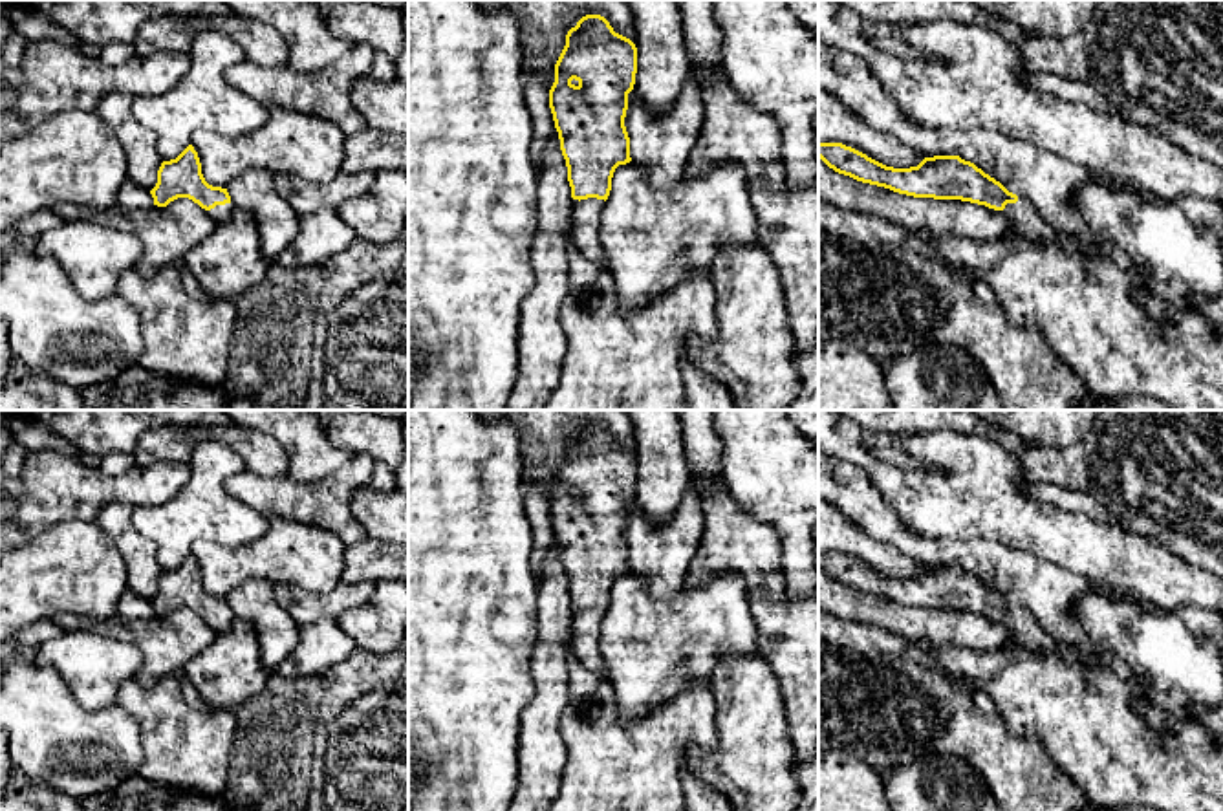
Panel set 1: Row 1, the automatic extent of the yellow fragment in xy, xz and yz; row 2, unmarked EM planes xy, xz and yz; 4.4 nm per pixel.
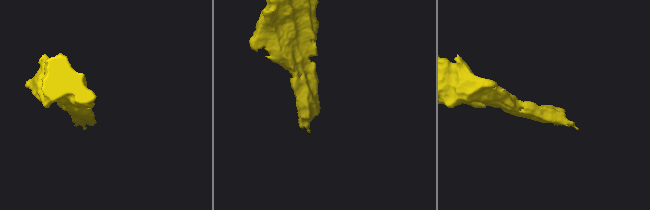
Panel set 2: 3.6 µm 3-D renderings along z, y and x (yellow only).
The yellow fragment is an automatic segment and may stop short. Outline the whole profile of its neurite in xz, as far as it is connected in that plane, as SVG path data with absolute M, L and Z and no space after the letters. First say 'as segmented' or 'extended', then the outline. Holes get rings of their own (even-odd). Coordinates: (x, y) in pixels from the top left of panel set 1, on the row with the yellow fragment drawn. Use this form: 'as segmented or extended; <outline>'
extended; M601 15L582 16L566 35L566 46L555 64L549 108L560 139L571 187L571 240L580 254L610 269L601 243L601 212L612 190L619 165L632 161L624 126L628 93L637 73L635 44L615 33Z

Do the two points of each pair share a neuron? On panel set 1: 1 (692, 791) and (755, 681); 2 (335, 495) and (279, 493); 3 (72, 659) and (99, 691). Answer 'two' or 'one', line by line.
1: two
2: one
3: one

